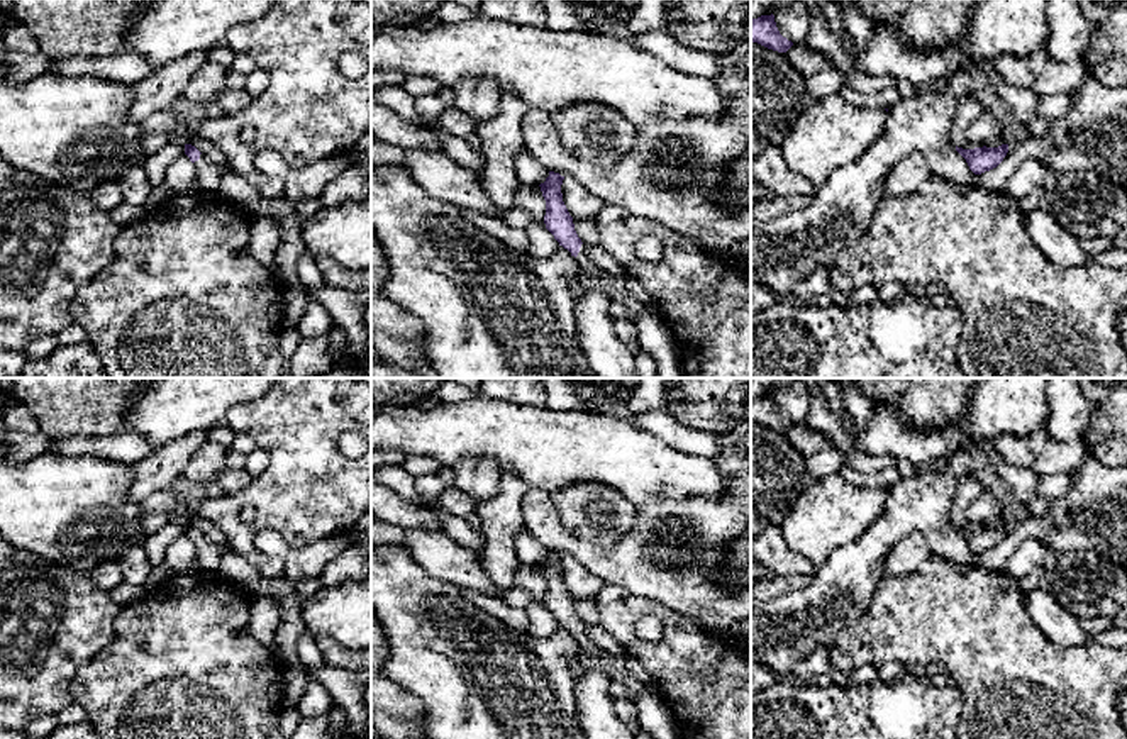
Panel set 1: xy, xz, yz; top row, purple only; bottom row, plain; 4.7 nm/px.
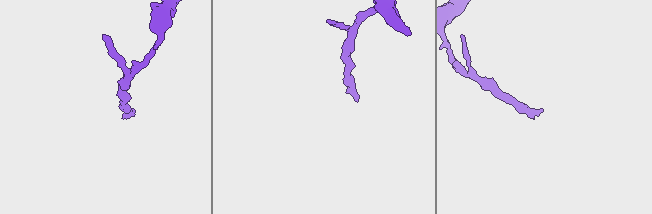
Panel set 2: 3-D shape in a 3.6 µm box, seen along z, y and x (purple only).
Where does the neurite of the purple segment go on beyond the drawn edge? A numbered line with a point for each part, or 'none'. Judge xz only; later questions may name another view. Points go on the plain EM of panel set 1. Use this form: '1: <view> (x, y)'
1: xz (588, 648)

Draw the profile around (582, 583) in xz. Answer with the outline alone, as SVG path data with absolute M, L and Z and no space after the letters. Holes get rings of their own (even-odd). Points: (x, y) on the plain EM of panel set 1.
M564 558L561 564L563 581L573 600L593 600L605 586L605 581L586 570L580 561Z

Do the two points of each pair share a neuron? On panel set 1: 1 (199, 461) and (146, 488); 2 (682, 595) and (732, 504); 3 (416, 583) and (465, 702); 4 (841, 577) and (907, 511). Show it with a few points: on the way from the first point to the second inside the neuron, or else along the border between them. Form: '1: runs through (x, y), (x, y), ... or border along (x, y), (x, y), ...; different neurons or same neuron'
1: border along (207, 438), (180, 473); different neurons
2: runs through (648, 558), (641, 544), (660, 516), (695, 521); same neuron
3: runs through (417, 612), (465, 673); same neuron
4: runs through (858, 560), (890, 527); same neuron

